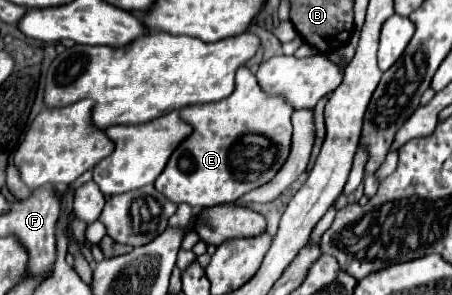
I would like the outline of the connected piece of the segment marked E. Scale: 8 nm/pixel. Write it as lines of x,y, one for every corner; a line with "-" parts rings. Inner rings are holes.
247,66
237,72
237,88
229,98
215,104
193,104
179,114
193,126
193,134
171,154
163,174
155,180
155,188
173,204
189,204
197,210
231,204
249,190
267,184
289,156
293,108
281,94
265,94
-
237,142
239,166
233,156

